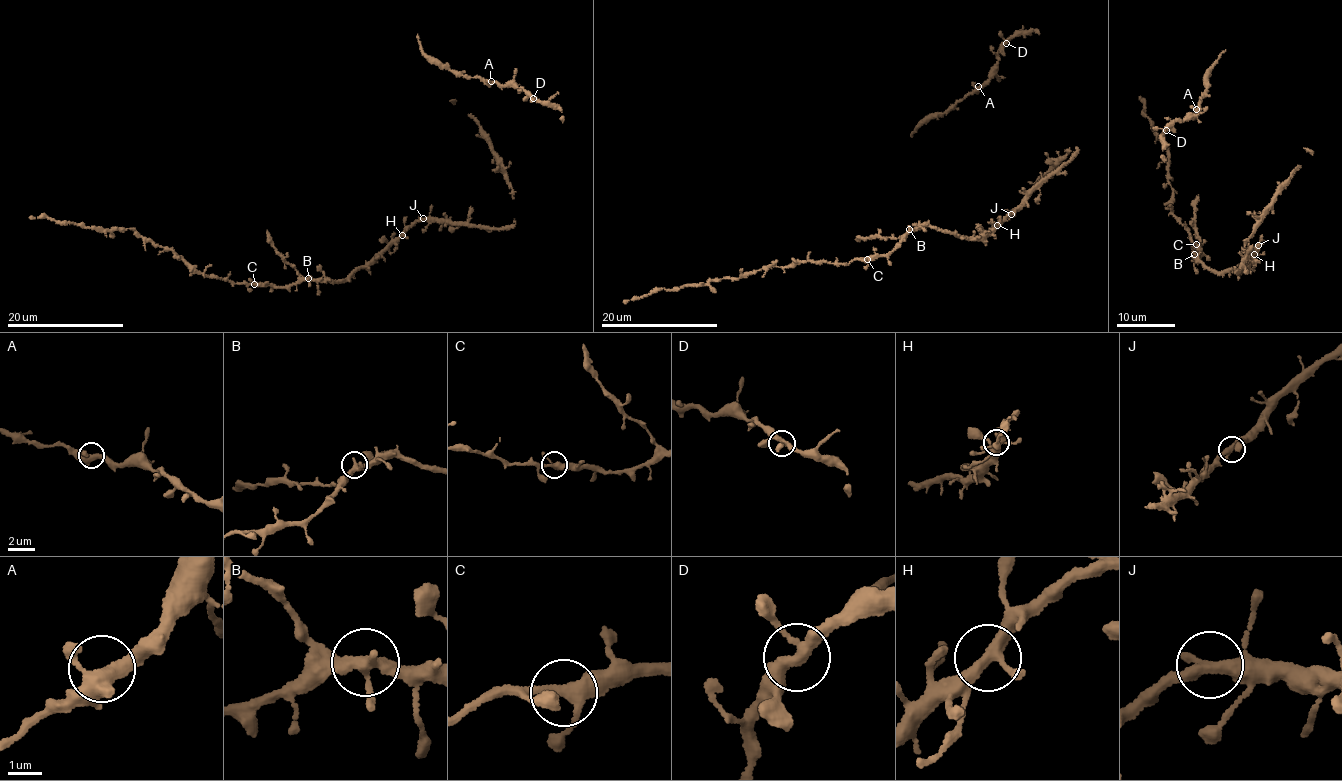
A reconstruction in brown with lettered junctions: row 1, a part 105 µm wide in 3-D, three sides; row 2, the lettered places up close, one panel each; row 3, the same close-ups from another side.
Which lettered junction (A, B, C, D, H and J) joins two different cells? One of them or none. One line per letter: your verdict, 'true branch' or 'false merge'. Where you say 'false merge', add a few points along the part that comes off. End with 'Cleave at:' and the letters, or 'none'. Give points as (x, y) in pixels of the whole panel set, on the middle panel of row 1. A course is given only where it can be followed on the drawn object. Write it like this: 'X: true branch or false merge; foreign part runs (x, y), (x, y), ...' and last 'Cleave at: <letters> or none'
A: true branch
B: true branch
C: true branch
D: true branch
H: true branch
J: true branch
Cleave at: none

